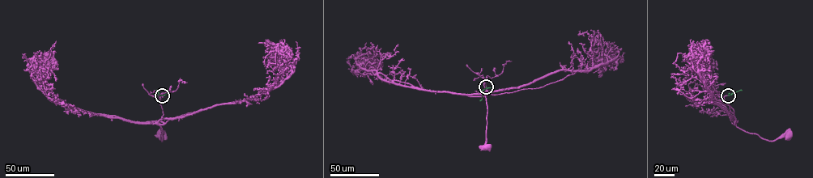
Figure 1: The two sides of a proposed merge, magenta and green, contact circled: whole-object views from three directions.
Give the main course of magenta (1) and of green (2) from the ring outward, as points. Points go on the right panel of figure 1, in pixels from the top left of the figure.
1: (727, 95), (724, 96), (725, 101), (734, 110), (730, 117), (737, 126), (769, 141), (788, 136)
2: (728, 95), (742, 90)

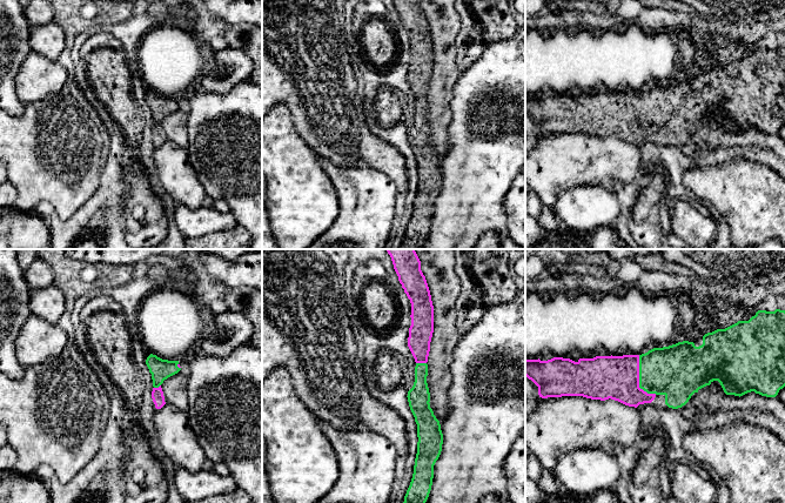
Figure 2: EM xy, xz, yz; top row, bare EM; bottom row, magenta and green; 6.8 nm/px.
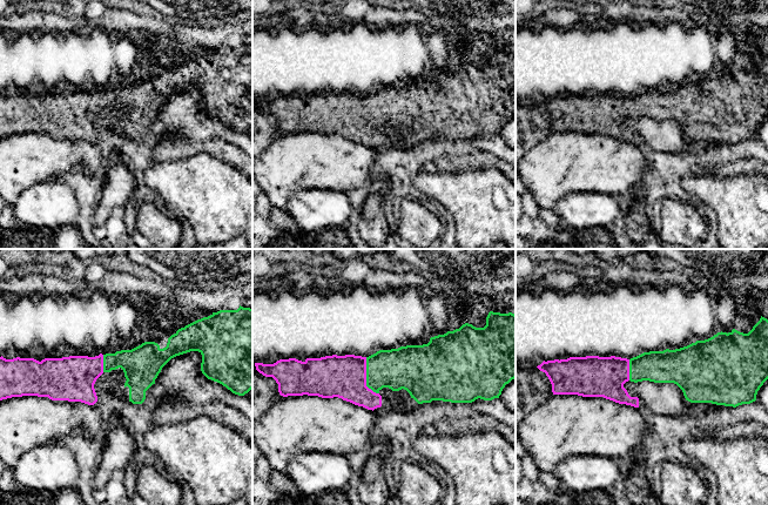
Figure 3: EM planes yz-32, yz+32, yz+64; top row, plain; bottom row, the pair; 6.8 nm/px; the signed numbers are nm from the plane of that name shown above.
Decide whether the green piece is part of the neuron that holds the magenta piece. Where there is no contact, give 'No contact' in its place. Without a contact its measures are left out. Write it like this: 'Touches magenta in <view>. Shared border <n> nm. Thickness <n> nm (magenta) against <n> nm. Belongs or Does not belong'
Touches magenta in yz. Shared border 300 nm. Thickness 300 nm (magenta) against 340 nm. Belongs

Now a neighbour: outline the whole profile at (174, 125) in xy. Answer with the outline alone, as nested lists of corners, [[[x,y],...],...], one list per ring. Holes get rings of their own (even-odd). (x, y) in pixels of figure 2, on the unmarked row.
[[[180,107],[177,110],[168,114],[163,118],[161,125],[168,141],[187,149],[189,140],[187,129],[188,115],[186,108]]]

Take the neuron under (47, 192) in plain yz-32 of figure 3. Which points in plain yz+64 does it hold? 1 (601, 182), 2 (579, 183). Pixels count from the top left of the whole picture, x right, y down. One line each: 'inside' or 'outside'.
1: outside
2: outside

